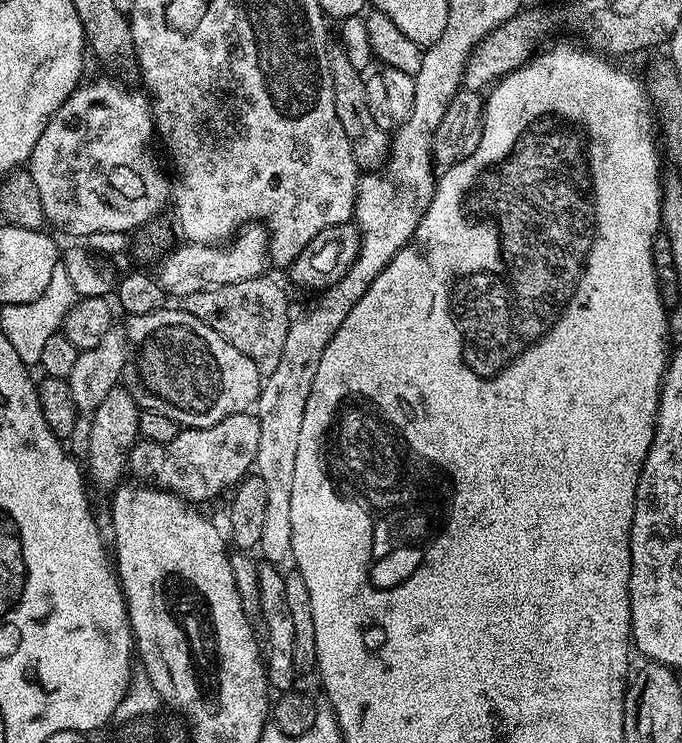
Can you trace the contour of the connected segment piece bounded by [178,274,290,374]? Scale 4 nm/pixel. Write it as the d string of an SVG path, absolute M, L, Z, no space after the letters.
M268 274L247 278L245 281L231 282L230 285L198 290L194 294L179 297L178 306L186 314L194 314L198 322L206 322L234 350L242 350L246 358L258 366L262 374L273 372L282 358L282 350L286 347L286 334L290 323L288 316L288 296L284 288Z

